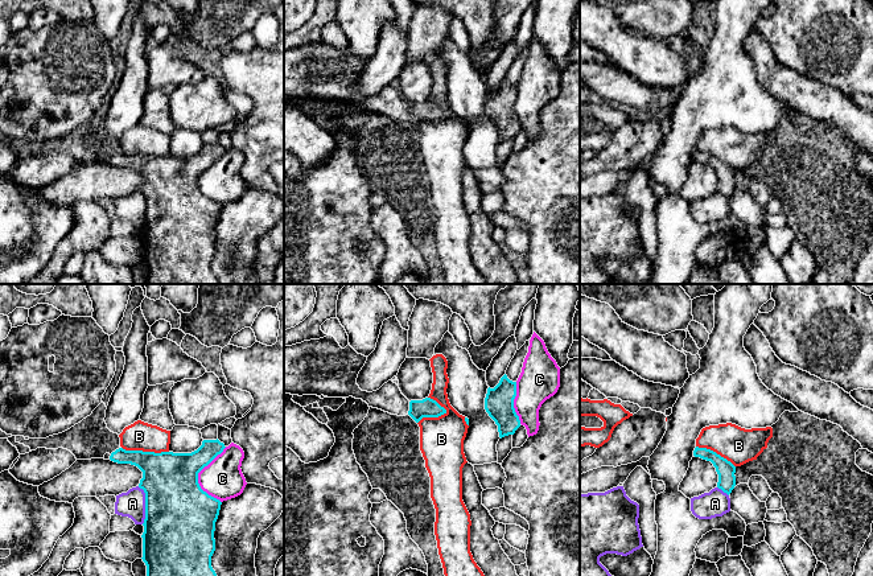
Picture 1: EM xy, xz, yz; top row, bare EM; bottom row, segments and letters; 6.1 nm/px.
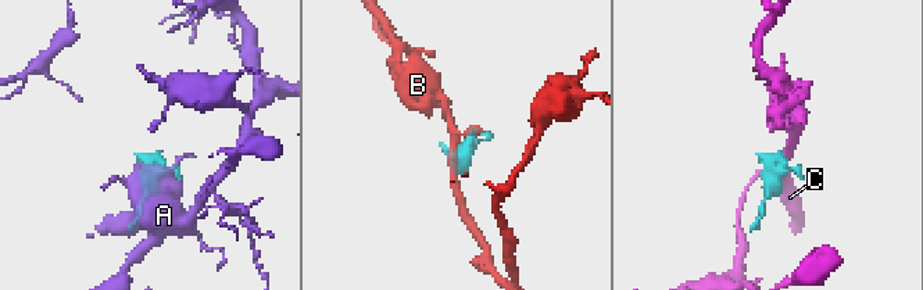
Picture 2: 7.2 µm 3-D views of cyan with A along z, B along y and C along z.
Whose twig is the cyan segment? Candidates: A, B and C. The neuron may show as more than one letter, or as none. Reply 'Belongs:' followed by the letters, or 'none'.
Belongs: none

